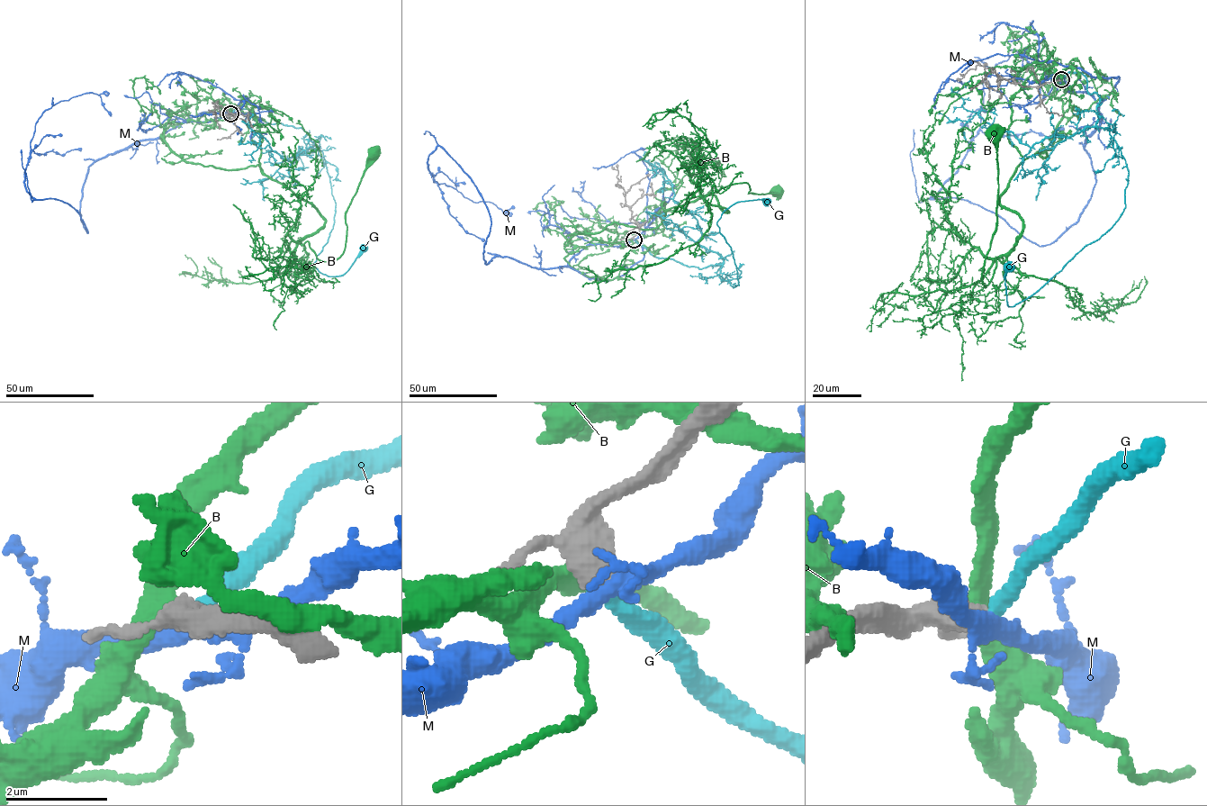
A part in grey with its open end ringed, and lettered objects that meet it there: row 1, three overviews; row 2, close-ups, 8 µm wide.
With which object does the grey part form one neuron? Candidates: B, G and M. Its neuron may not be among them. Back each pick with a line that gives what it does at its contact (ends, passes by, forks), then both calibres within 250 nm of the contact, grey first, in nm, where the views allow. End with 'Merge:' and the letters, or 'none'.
G: it ends; calibres 400 and 320 nm
Merge: G

